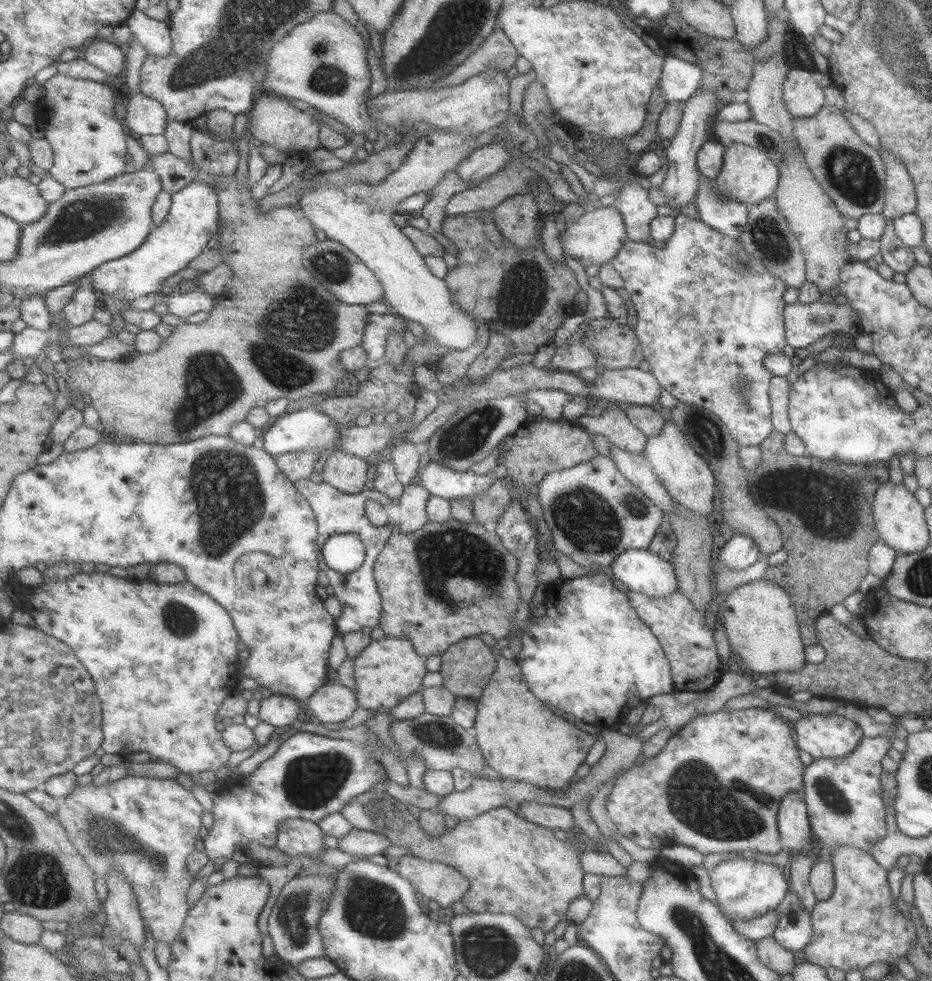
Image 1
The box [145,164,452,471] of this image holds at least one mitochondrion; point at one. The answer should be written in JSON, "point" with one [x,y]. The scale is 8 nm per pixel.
{"point":[213,390]}

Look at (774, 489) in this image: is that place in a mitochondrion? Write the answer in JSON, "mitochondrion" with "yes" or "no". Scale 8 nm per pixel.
{"mitochondrion":"no"}

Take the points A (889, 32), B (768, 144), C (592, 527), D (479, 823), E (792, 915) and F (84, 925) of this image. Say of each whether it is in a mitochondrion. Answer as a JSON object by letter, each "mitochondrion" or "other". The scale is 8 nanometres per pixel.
{"A":"mitochondrion","B":"mitochondrion","C":"mitochondrion","D":"other","E":"mitochondrion","F":"other"}

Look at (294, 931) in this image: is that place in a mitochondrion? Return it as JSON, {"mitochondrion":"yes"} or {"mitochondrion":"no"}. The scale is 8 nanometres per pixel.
{"mitochondrion":"yes"}

